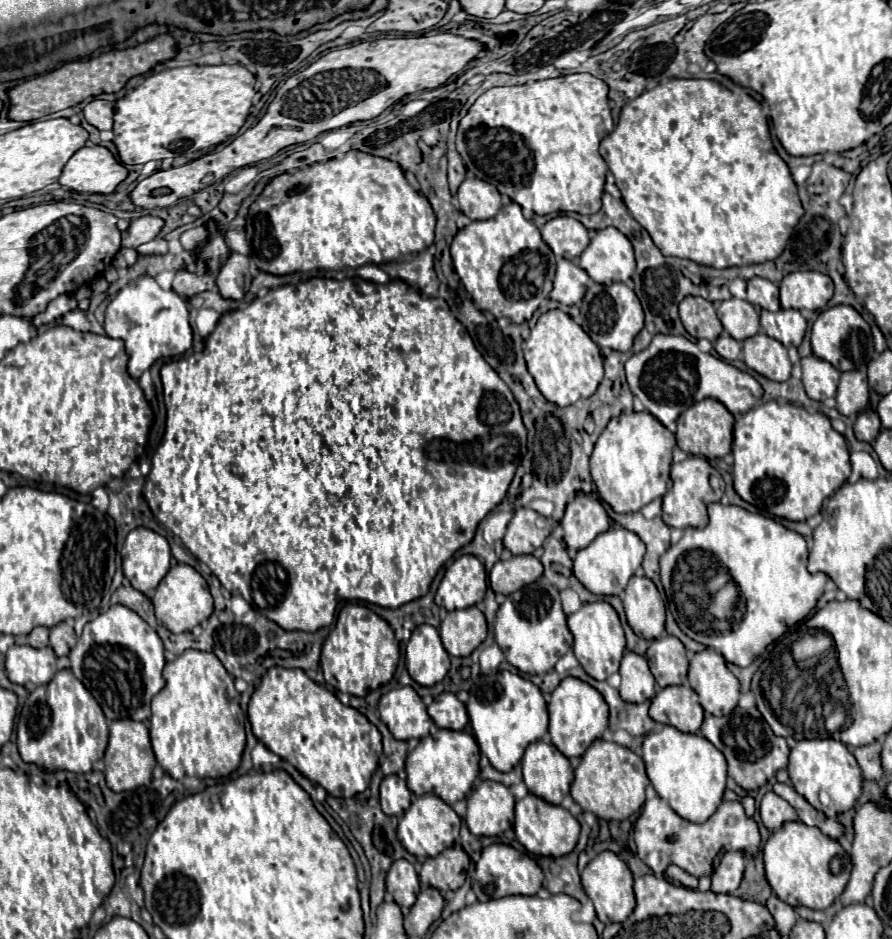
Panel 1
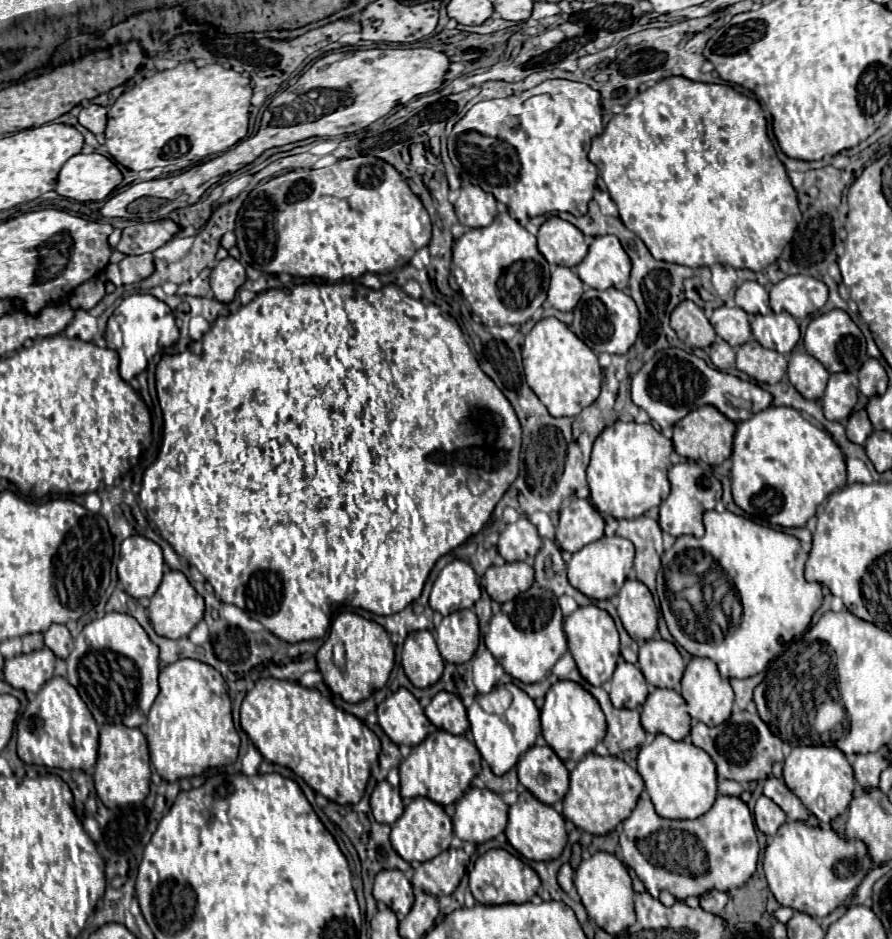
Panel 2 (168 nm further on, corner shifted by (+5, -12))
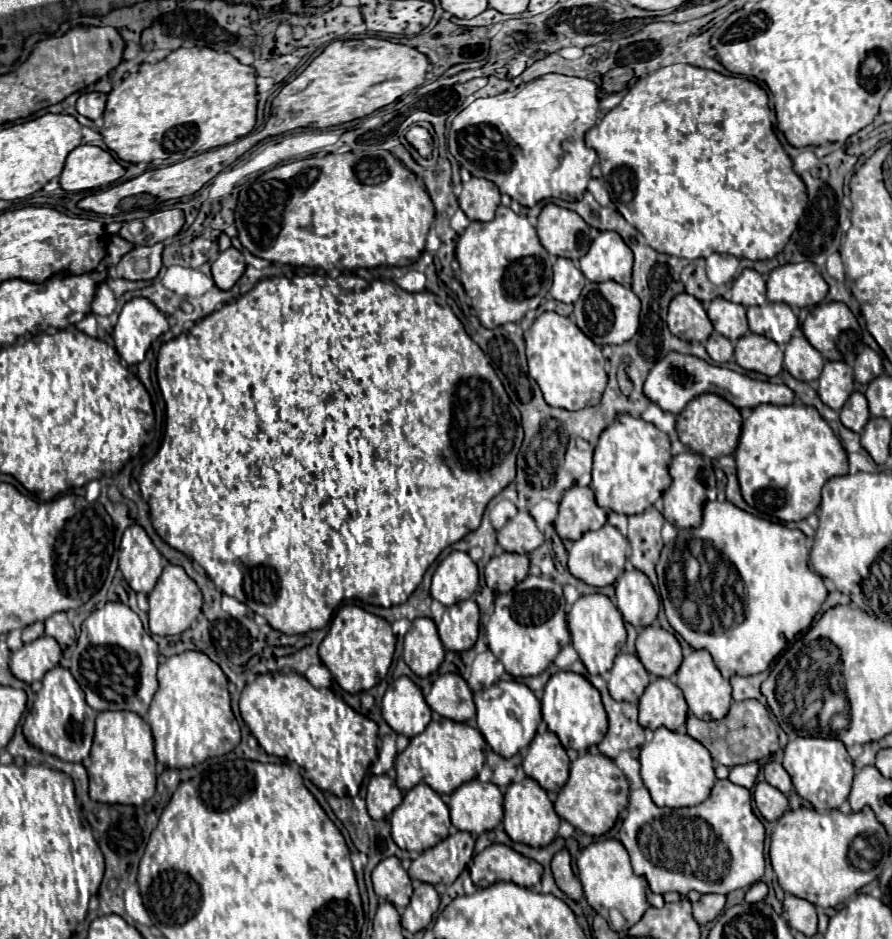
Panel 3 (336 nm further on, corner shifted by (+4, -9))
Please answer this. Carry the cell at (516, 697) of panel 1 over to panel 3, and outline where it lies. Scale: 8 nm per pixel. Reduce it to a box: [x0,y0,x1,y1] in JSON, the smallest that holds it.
[474,681,542,759]

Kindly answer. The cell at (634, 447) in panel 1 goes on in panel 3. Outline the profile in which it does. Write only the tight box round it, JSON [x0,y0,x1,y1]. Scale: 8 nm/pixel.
[590,413,672,515]

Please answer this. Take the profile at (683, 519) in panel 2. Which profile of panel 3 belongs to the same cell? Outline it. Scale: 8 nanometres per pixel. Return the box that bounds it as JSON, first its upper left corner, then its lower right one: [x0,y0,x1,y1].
[664,451,717,529]

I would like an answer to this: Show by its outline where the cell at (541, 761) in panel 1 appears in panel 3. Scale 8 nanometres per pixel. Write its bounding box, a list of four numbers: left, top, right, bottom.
[522,731,568,793]

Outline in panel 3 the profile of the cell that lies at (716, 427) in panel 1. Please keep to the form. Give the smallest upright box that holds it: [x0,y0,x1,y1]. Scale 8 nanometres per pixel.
[676,393,742,459]

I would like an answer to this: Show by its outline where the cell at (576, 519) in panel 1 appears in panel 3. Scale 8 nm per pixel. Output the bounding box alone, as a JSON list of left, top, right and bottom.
[554,487,606,541]

